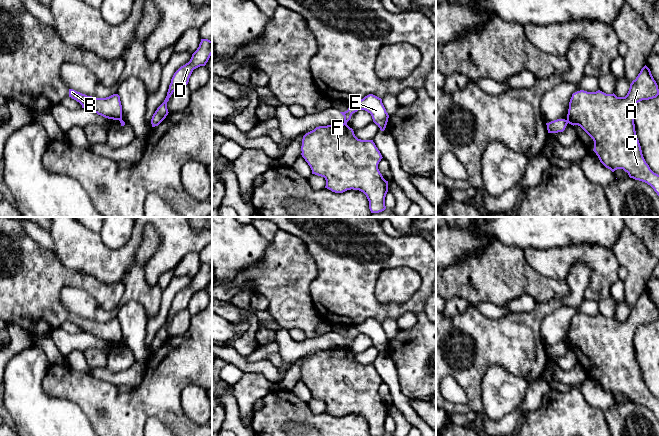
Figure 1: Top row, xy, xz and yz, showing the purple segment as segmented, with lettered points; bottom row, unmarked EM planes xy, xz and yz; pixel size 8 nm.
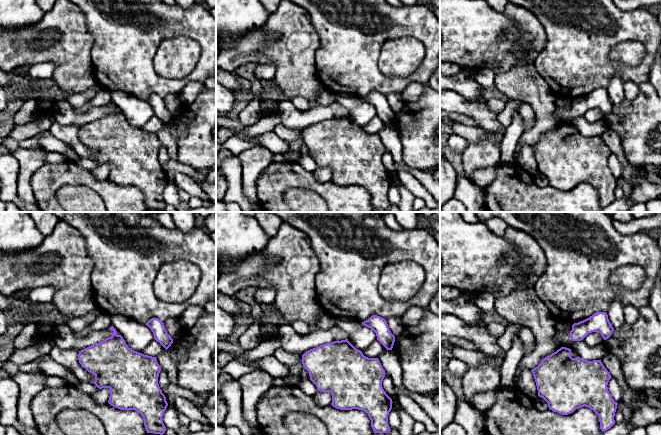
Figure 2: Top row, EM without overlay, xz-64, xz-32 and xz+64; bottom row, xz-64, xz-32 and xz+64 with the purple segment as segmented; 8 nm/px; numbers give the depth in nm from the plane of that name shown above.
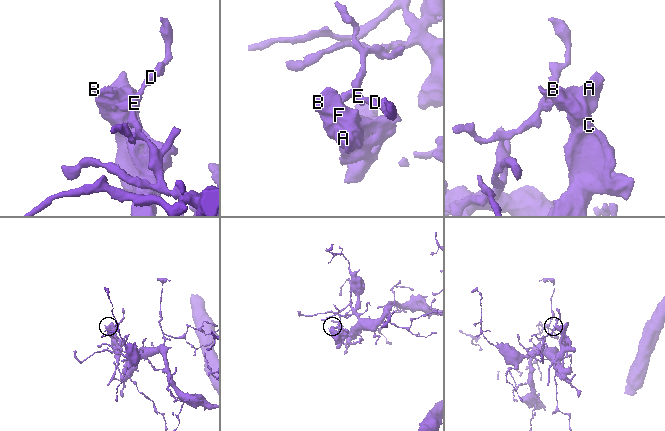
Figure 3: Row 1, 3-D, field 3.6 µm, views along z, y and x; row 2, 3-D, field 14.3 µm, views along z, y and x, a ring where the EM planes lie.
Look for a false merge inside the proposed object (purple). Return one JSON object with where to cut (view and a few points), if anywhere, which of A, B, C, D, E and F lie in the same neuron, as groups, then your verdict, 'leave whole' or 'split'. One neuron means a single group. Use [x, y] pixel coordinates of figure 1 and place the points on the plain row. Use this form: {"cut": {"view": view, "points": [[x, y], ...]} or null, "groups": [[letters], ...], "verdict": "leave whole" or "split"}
{"cut": {"view": "xz", "points": [[344, 346], [346, 348]]}, "groups": [["A", "B", "C", "F"], ["D", "E"]], "verdict": "split"}

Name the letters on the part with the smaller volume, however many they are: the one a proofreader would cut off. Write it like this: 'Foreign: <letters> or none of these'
Foreign: A, B, C, F

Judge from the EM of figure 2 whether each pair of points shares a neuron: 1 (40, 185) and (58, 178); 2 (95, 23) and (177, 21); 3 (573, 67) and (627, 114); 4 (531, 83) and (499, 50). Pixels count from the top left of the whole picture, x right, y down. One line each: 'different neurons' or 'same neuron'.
1: same neuron
2: same neuron
3: different neurons
4: different neurons

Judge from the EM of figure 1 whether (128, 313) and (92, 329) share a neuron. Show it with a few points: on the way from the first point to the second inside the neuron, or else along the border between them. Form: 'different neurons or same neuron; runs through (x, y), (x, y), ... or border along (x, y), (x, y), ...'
different neurons; border along (117, 318), (120, 324), (122, 341)

